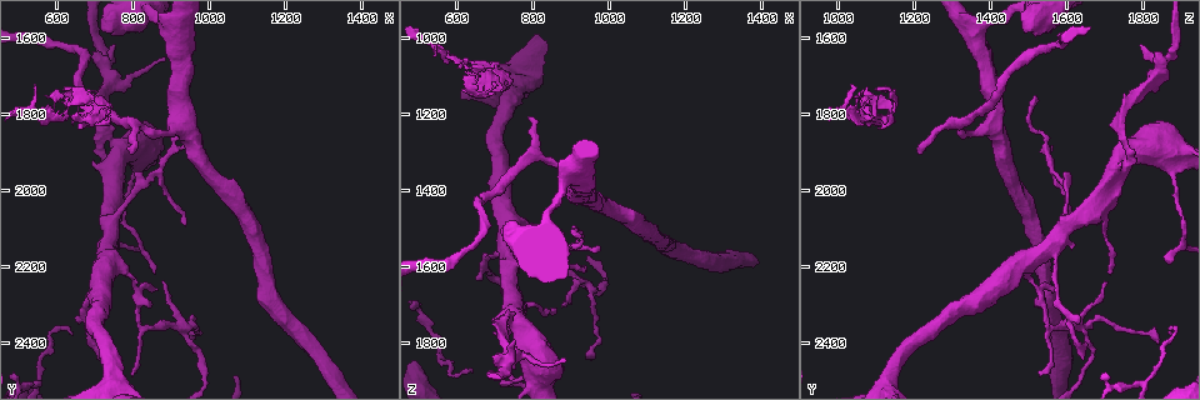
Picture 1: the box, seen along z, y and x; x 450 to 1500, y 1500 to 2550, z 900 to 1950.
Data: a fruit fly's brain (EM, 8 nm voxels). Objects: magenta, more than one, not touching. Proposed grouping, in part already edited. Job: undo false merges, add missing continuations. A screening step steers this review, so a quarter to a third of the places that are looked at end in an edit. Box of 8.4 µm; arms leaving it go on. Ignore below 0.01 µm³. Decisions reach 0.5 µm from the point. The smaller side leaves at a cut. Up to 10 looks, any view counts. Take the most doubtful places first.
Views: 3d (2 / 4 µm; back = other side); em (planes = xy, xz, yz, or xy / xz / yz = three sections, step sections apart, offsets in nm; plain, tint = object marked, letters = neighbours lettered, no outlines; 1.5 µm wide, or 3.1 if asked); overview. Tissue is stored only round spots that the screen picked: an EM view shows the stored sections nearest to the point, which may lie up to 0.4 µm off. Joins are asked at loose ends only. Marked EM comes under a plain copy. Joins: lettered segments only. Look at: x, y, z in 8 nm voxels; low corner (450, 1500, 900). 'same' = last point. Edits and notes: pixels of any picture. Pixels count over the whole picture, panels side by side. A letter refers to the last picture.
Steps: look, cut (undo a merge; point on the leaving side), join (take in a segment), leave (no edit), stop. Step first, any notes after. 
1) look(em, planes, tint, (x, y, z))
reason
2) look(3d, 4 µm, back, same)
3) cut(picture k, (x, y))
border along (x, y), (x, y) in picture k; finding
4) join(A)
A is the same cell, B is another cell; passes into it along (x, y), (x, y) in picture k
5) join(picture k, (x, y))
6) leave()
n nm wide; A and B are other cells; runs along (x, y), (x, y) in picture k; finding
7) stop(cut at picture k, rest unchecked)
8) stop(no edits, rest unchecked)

look(em, planes, letters, (740, 1715, 1810))
arms part here

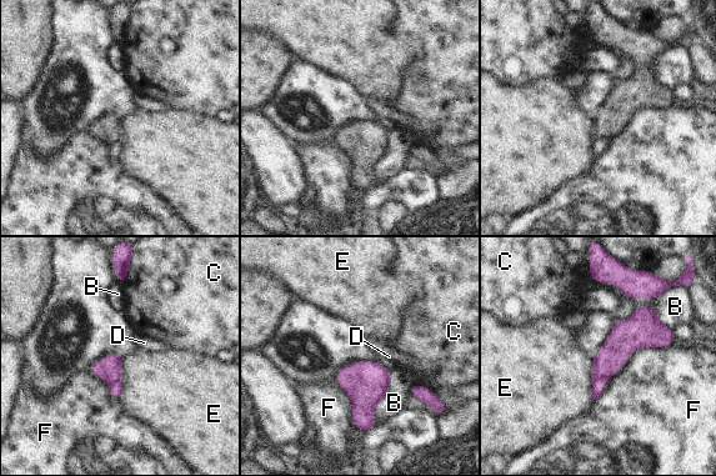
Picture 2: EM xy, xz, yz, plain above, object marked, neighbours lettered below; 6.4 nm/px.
cut(picture 2, (615, 351))
F touches over 650 nm; B, C, D, E and F are other cells; border along (605, 379), (594, 381) in picture 2; two cells meet here

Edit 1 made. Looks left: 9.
look(overview)

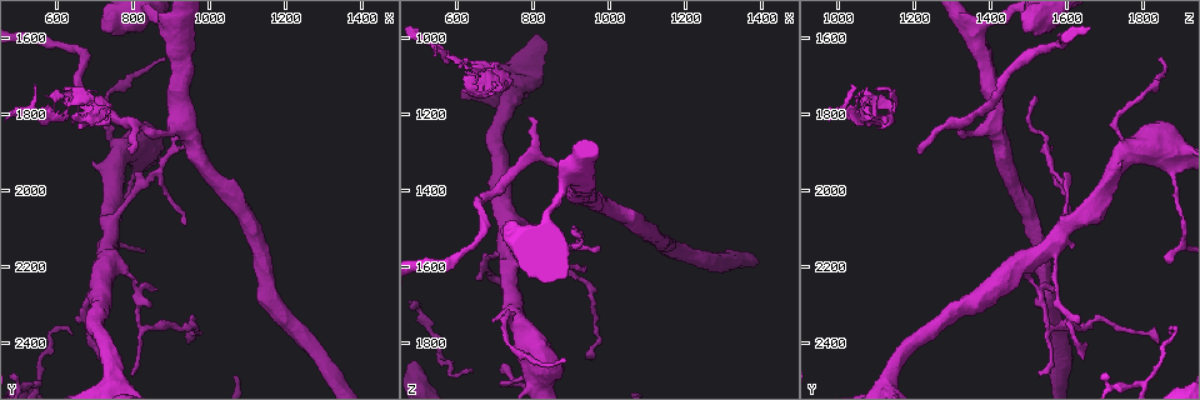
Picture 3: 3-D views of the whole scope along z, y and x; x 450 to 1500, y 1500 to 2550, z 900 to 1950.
look(3d, 4 µm, (800, 1905, 1215))
thin end

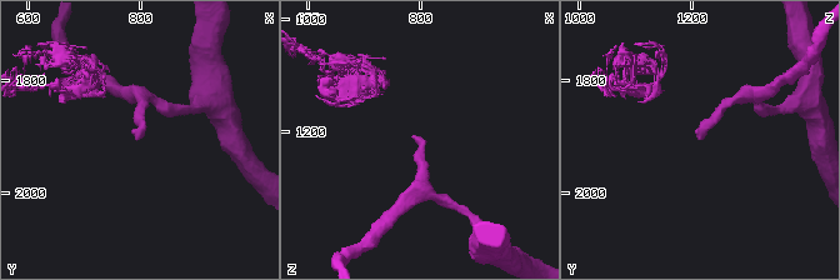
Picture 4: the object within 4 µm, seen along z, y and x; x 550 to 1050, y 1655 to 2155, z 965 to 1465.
look(em, yz, step 8, letters, (790, 1905, 1210))

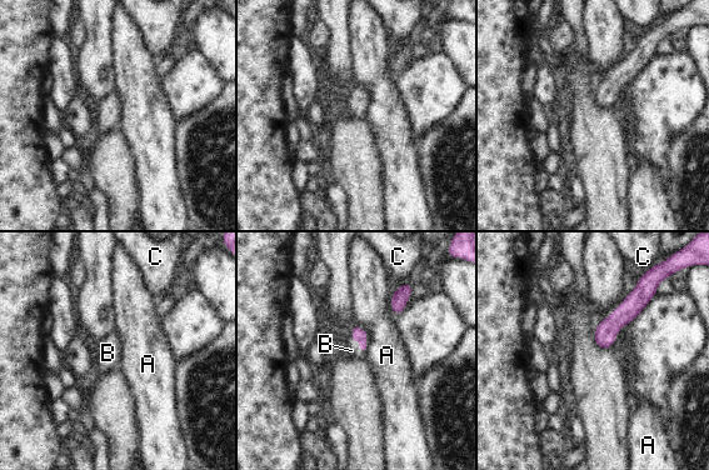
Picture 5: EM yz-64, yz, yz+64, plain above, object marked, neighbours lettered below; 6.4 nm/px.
join(B)
90 nm wide; B is the same cell, A and C are other cells; passes into it along (359, 335), (358, 343), (351, 350) in picture 5; it goes on there

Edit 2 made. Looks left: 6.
stop(cut at picture 2, join at picture 5, rest unchecked)

